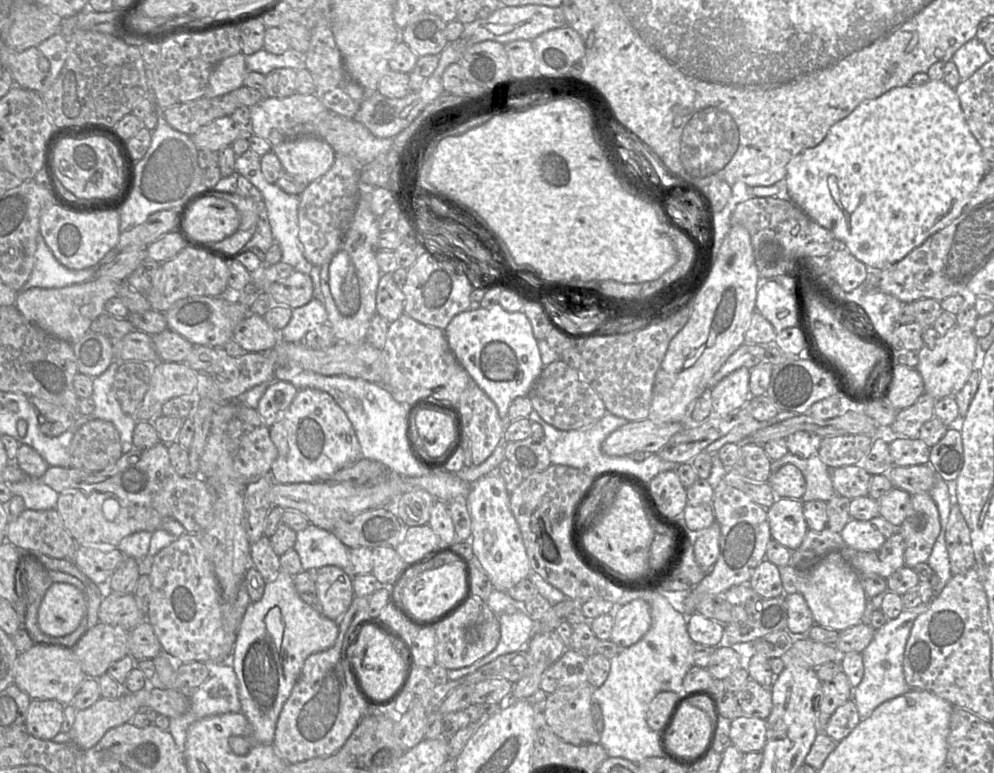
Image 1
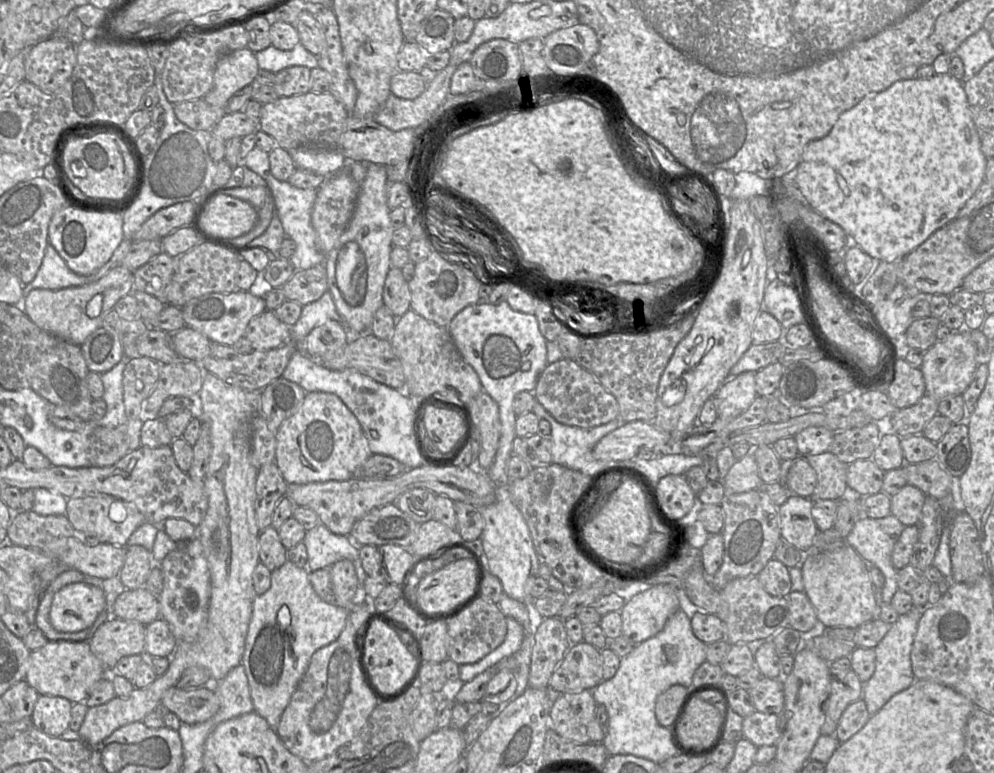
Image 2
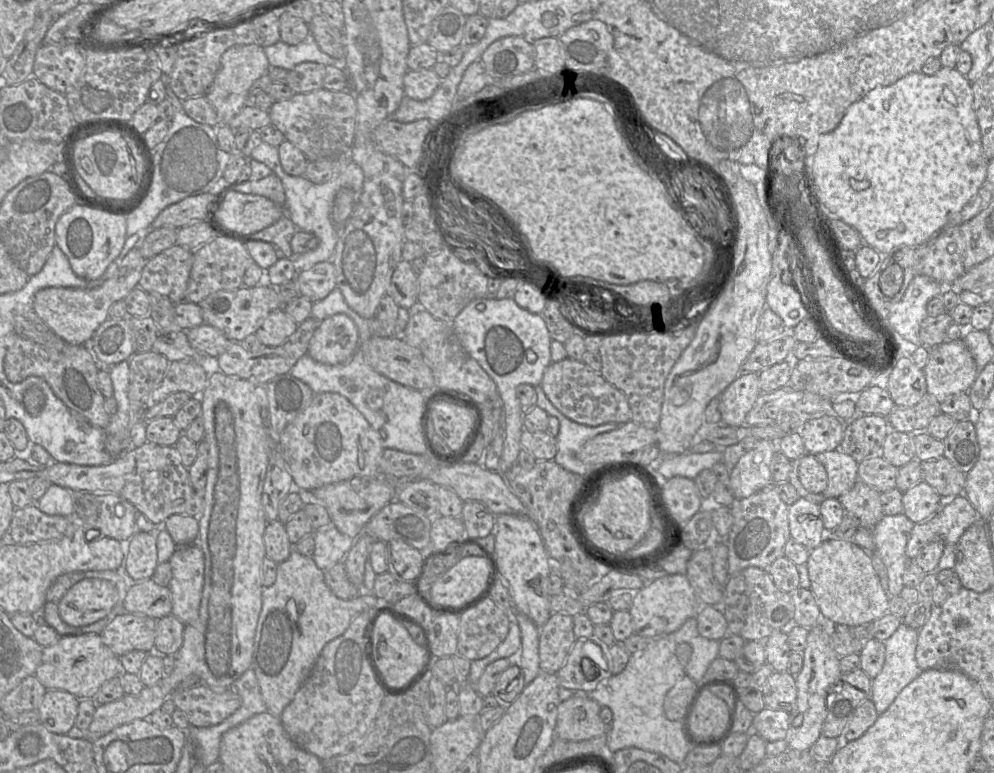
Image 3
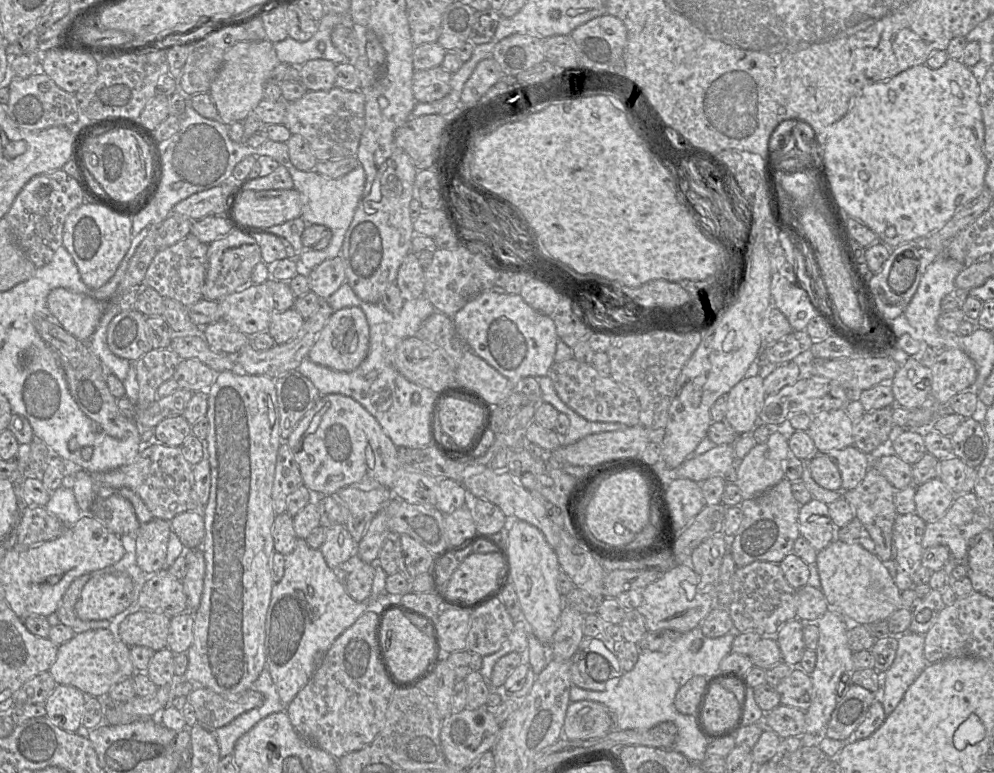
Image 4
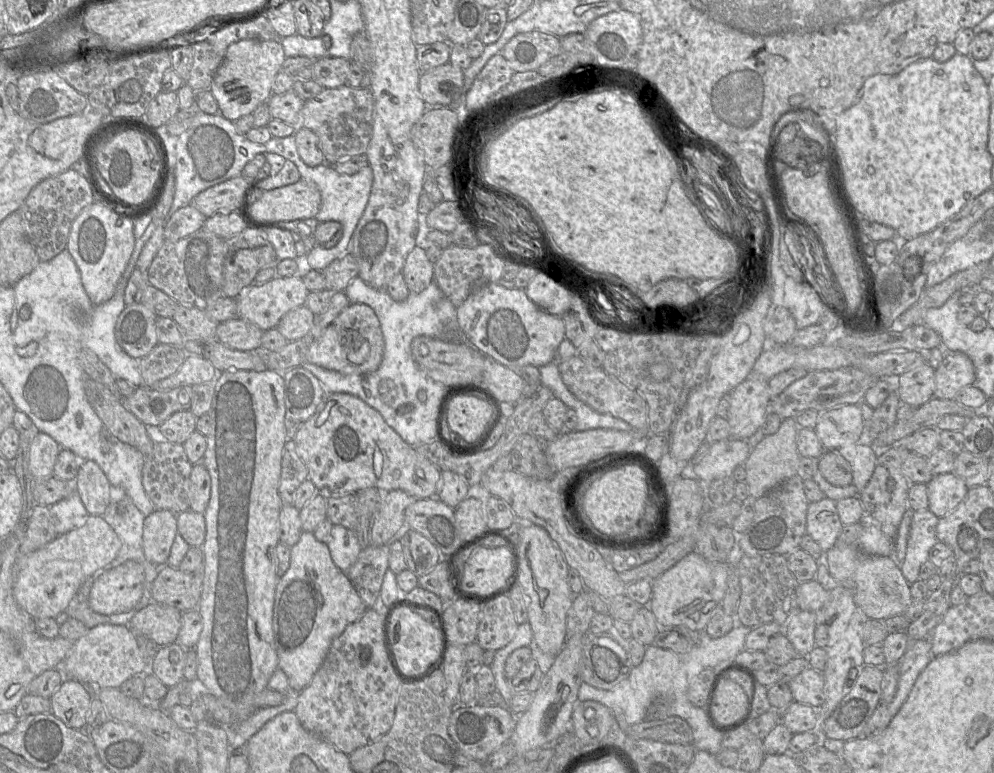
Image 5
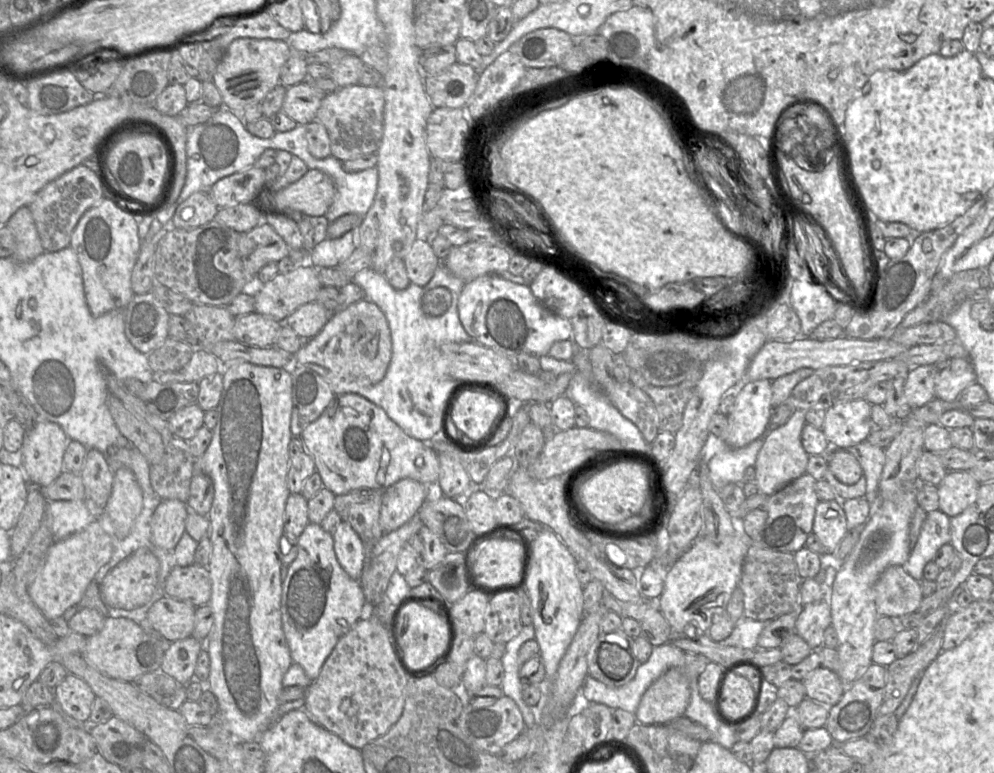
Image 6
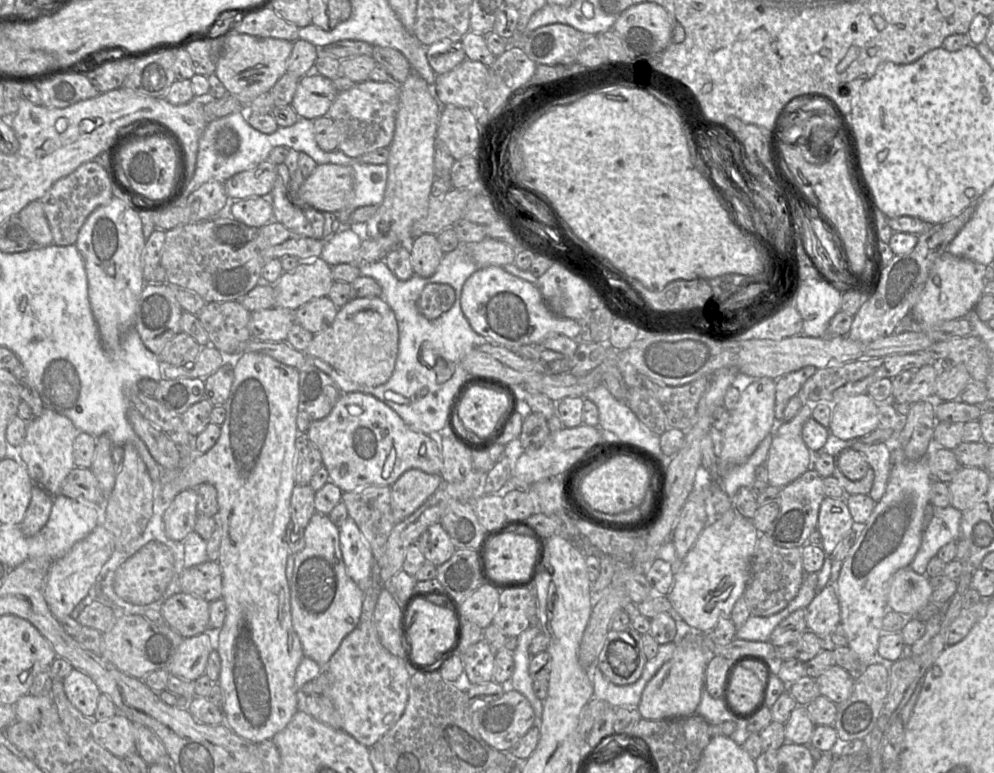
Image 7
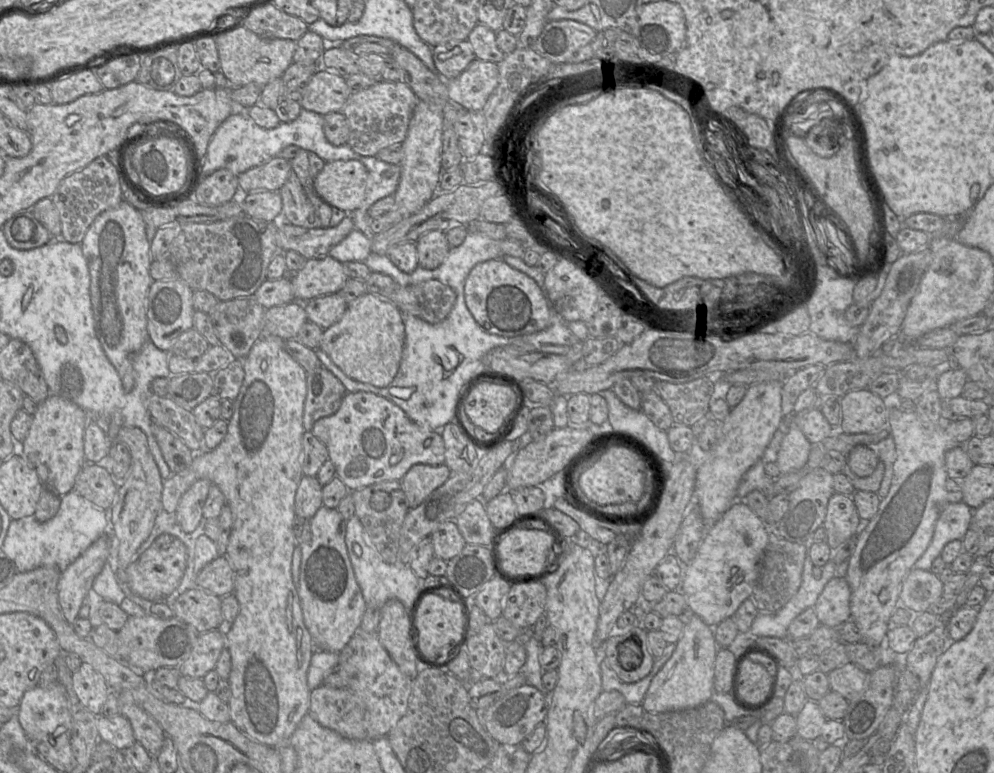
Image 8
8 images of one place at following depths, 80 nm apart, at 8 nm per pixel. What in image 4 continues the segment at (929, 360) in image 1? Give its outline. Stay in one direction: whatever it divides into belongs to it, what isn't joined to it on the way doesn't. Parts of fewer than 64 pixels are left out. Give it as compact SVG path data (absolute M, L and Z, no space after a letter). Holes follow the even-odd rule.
M957 348L940 350L930 369L933 403L947 404L956 394L970 389L977 377L974 361L968 354Z

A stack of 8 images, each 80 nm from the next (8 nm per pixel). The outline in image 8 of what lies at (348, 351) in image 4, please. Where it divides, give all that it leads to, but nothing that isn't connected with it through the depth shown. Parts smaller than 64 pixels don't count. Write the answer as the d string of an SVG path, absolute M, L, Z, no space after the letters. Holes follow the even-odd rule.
M365 293L349 302L342 318L324 330L318 349L323 350L352 379L386 387L400 367L404 341L402 311L388 299Z

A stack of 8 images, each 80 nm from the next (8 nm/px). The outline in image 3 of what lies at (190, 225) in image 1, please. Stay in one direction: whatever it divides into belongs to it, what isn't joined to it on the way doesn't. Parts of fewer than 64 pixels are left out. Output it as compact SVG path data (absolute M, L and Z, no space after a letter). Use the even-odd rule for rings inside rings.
M231 190L216 201L208 224L218 232L244 237L271 226L284 214L283 206L264 196Z

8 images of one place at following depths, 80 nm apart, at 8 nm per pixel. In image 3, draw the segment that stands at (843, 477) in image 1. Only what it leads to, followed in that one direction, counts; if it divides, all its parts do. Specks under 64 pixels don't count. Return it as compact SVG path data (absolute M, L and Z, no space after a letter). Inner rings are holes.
M882 456L869 457L858 464L858 481L883 493L896 488L898 469Z

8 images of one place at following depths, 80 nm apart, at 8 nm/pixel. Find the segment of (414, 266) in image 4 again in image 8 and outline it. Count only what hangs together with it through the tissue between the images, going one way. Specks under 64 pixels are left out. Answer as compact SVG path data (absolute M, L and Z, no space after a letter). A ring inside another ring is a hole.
M433 230L416 241L418 266L433 270L439 267L450 251L444 231Z

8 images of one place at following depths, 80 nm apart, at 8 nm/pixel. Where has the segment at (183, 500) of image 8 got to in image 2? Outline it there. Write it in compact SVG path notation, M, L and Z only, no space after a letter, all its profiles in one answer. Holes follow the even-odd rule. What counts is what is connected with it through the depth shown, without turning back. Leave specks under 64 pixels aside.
M130 545L127 547L125 562L118 575L126 590L141 588L153 566L151 551L139 545Z

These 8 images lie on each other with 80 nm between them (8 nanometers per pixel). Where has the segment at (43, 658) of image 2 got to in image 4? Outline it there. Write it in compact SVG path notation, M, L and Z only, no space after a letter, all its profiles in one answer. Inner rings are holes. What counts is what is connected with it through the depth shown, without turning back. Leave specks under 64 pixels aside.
M111 628L88 630L58 645L56 660L48 672L57 684L76 687L88 697L101 699L115 684L136 673L130 658L130 647Z

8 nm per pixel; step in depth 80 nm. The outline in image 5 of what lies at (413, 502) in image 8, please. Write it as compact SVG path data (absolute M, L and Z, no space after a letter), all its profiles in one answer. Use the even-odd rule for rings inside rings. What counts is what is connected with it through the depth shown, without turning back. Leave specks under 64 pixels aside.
M403 490L383 492L382 501L370 527L370 545L381 546L393 541L396 533L405 526L406 508L417 499Z

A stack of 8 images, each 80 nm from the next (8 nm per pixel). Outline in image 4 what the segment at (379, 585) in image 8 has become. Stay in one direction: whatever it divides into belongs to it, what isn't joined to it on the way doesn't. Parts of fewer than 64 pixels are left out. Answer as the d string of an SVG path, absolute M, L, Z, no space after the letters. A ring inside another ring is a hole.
M344 525L328 526L326 539L319 548L327 565L335 570L340 564L356 555L358 543Z

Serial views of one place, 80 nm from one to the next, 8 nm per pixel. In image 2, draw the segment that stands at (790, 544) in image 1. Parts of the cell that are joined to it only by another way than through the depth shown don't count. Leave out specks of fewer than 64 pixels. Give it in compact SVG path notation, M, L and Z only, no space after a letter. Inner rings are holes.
M790 496L779 506L781 537L801 551L812 552L814 539L819 532L812 514L813 501Z

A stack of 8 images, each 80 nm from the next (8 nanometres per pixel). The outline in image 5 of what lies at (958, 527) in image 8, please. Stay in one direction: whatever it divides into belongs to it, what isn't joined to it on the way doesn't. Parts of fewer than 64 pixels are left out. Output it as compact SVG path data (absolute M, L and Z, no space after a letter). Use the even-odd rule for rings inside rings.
M928 509L913 514L906 555L900 567L909 584L918 580L922 564L929 560L929 551L938 542L936 527L939 519Z

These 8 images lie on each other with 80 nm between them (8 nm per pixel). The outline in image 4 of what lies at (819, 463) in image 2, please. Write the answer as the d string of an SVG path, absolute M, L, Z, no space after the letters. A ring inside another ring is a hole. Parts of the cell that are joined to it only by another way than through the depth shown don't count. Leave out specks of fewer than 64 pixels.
M851 445L841 450L822 452L830 456L836 463L842 478L841 489L849 491L856 488L871 468L871 458L855 446Z

